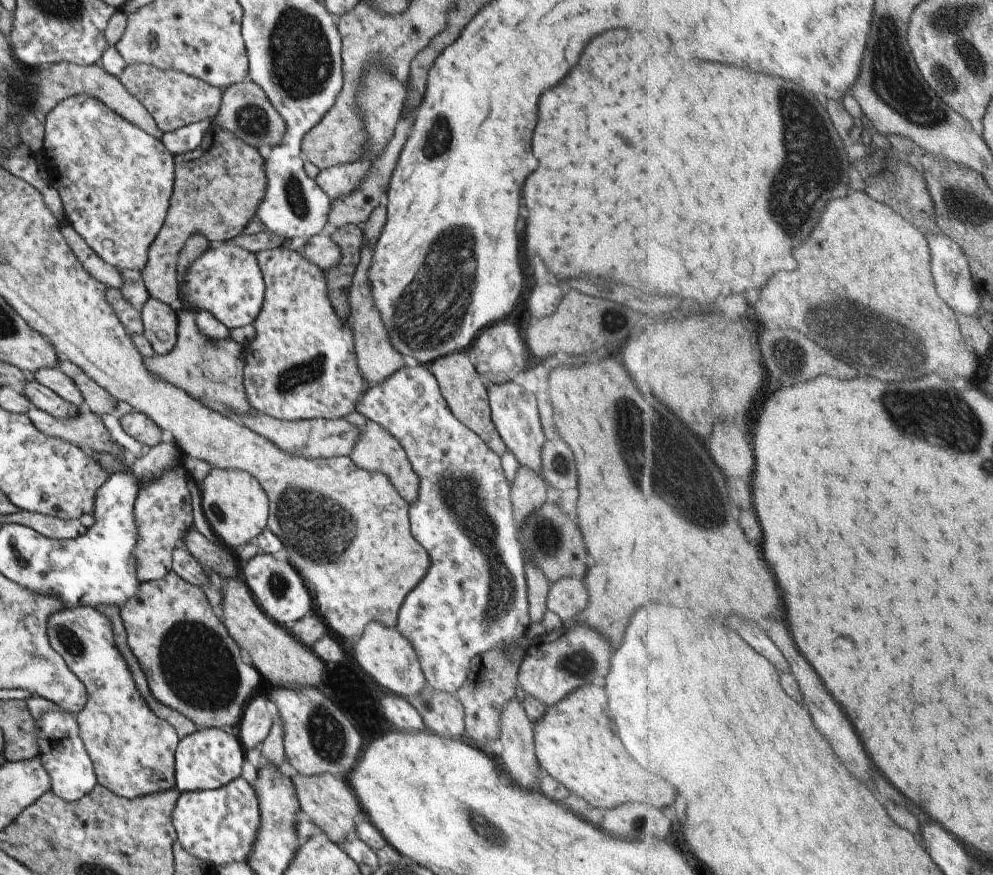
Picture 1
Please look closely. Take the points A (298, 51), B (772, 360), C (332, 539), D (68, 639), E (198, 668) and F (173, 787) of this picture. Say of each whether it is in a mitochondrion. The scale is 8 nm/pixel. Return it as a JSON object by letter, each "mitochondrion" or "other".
{"A":"mitochondrion","B":"mitochondrion","C":"mitochondrion","D":"mitochondrion","E":"mitochondrion","F":"other"}

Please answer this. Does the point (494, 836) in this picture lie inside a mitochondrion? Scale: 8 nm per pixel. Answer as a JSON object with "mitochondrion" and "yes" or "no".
{"mitochondrion":"yes"}

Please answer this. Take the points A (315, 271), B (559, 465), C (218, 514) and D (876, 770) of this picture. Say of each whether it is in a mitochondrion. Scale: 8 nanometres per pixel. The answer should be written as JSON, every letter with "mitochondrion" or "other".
{"A":"other","B":"mitochondrion","C":"mitochondrion","D":"other"}

